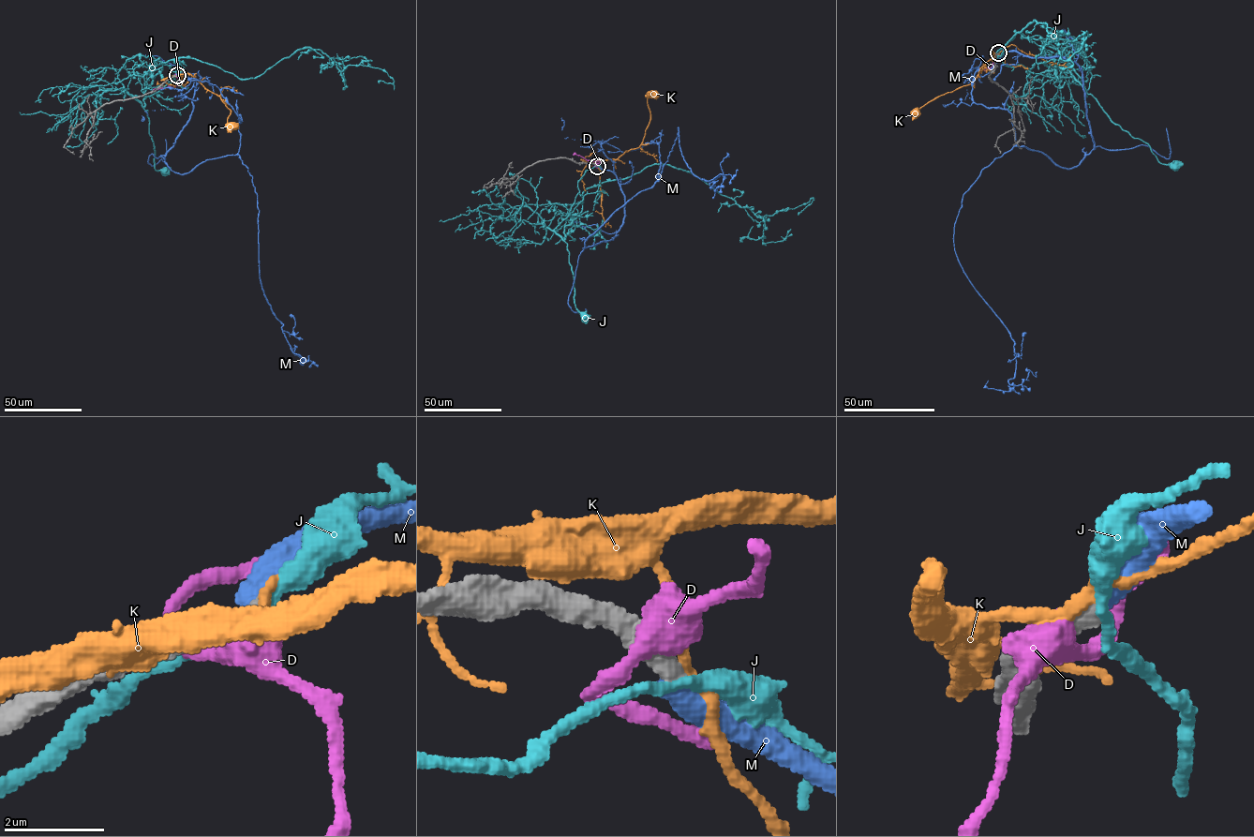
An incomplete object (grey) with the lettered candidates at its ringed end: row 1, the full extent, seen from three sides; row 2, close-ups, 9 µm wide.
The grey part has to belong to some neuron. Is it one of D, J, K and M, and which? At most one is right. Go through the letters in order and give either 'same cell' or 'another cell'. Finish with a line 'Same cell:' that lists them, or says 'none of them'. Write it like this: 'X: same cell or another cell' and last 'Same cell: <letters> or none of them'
D: another cell
J: another cell
K: another cell
M: same cell
Same cell: M

